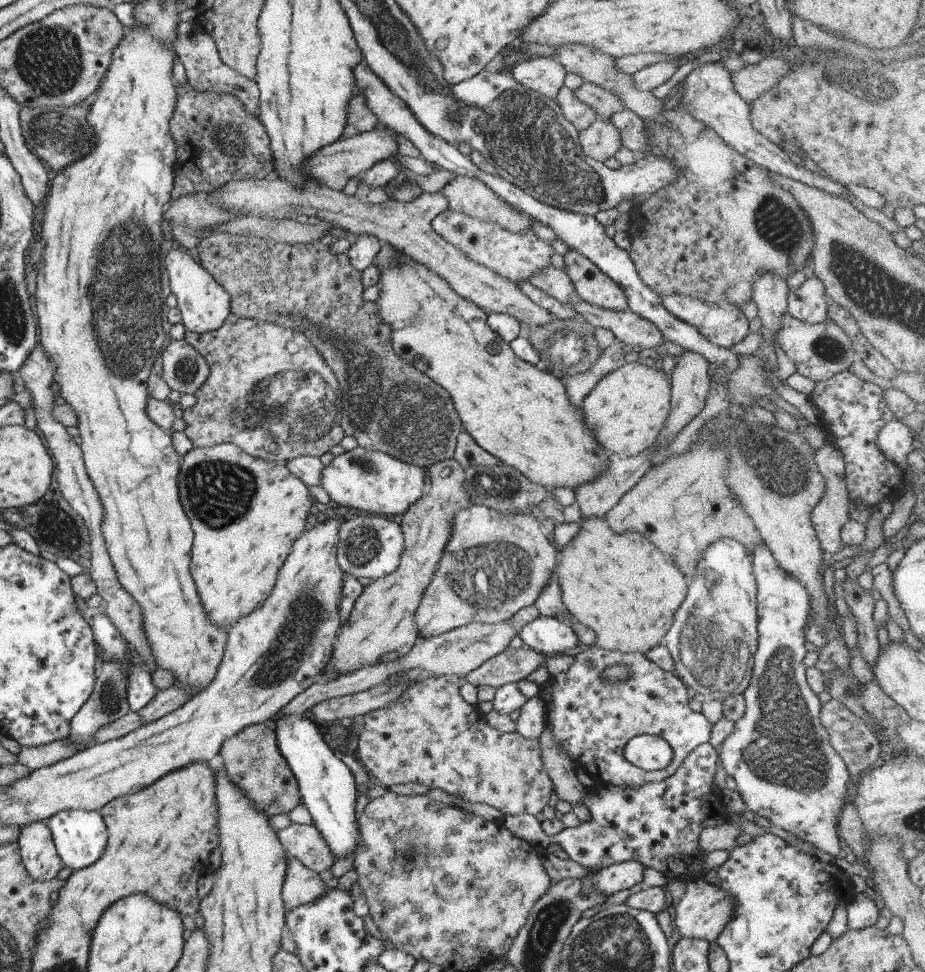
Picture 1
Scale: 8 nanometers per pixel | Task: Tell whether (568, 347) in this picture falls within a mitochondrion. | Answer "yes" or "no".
yes

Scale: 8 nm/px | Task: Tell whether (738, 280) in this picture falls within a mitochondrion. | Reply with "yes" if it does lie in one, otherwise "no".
no

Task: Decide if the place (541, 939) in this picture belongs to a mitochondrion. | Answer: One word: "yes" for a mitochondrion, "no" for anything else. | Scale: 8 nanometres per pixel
yes

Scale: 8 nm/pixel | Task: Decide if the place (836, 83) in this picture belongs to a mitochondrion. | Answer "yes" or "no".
yes

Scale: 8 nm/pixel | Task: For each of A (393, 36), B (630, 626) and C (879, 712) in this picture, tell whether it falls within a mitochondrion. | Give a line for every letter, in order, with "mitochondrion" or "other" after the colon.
A: mitochondrion
B: other
C: other

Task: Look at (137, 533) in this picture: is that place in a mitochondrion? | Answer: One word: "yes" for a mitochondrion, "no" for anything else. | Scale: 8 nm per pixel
no

